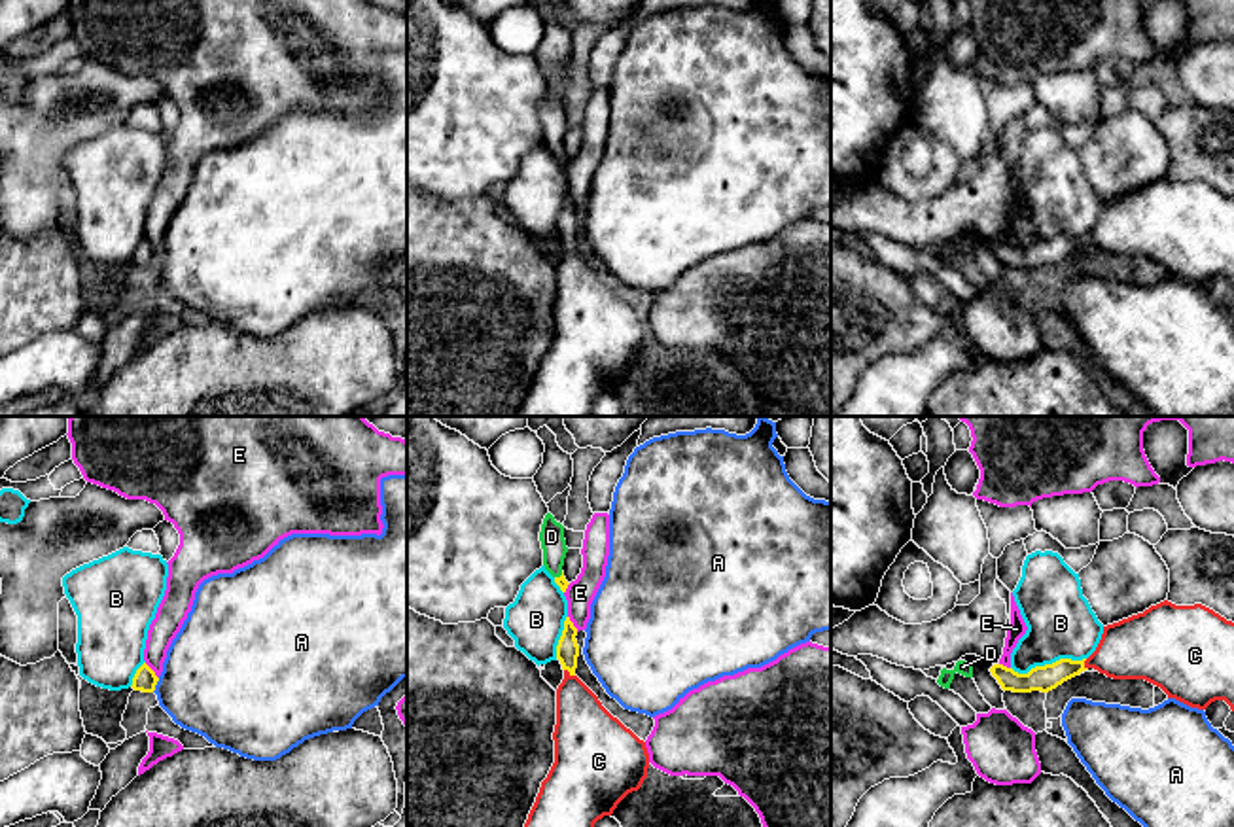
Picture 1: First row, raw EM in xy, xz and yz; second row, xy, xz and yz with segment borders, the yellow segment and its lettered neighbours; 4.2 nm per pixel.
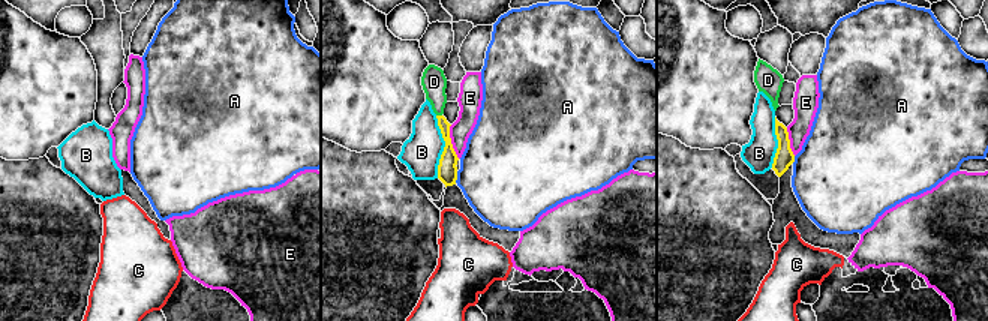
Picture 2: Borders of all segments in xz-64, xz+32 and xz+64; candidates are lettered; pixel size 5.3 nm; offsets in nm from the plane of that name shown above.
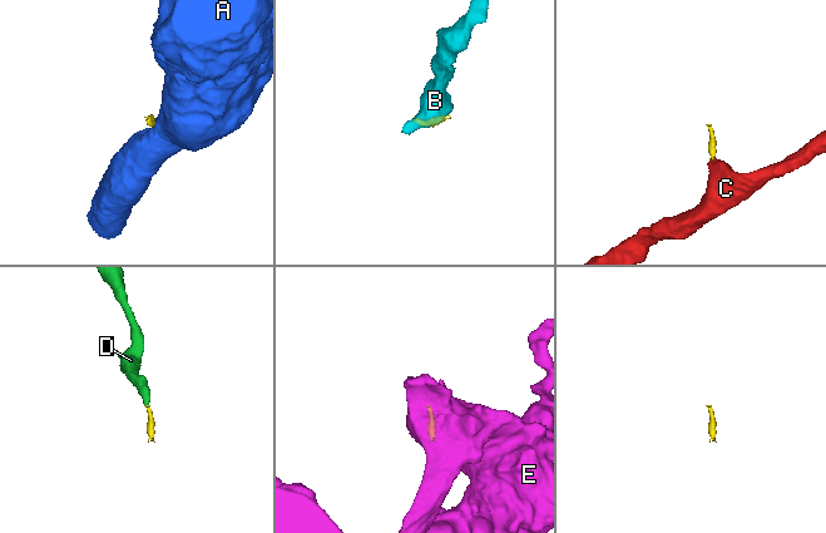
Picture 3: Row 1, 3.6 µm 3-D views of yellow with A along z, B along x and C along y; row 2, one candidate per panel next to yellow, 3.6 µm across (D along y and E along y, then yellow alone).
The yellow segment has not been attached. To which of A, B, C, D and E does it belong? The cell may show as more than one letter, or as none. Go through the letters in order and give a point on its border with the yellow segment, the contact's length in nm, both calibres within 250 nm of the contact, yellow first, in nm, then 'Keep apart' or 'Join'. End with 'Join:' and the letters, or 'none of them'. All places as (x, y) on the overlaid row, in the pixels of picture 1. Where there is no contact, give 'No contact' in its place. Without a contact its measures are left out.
A: Touches yellow at xy (156, 684). Shared border 70 nm. Thickness 100 nm (yellow) against 460 nm. Keep apart
B: Touches yellow at yz (1047, 665). Shared border 320 nm. Thickness 110 nm (yellow) against 280 nm. Keep apart
C: Touches yellow at xz (570, 672). Shared border 60 nm. Thickness 100 nm (yellow) against 240 nm. Join
D: Touches yellow at xz (561, 576). Shared border 50 nm. Thickness 50 nm (yellow) against 110 nm. Join
E: Touches yellow at xy (152, 670). Shared border 90 nm. Thickness 100 nm (yellow) against 120 nm. Keep apart
Join: C, D

